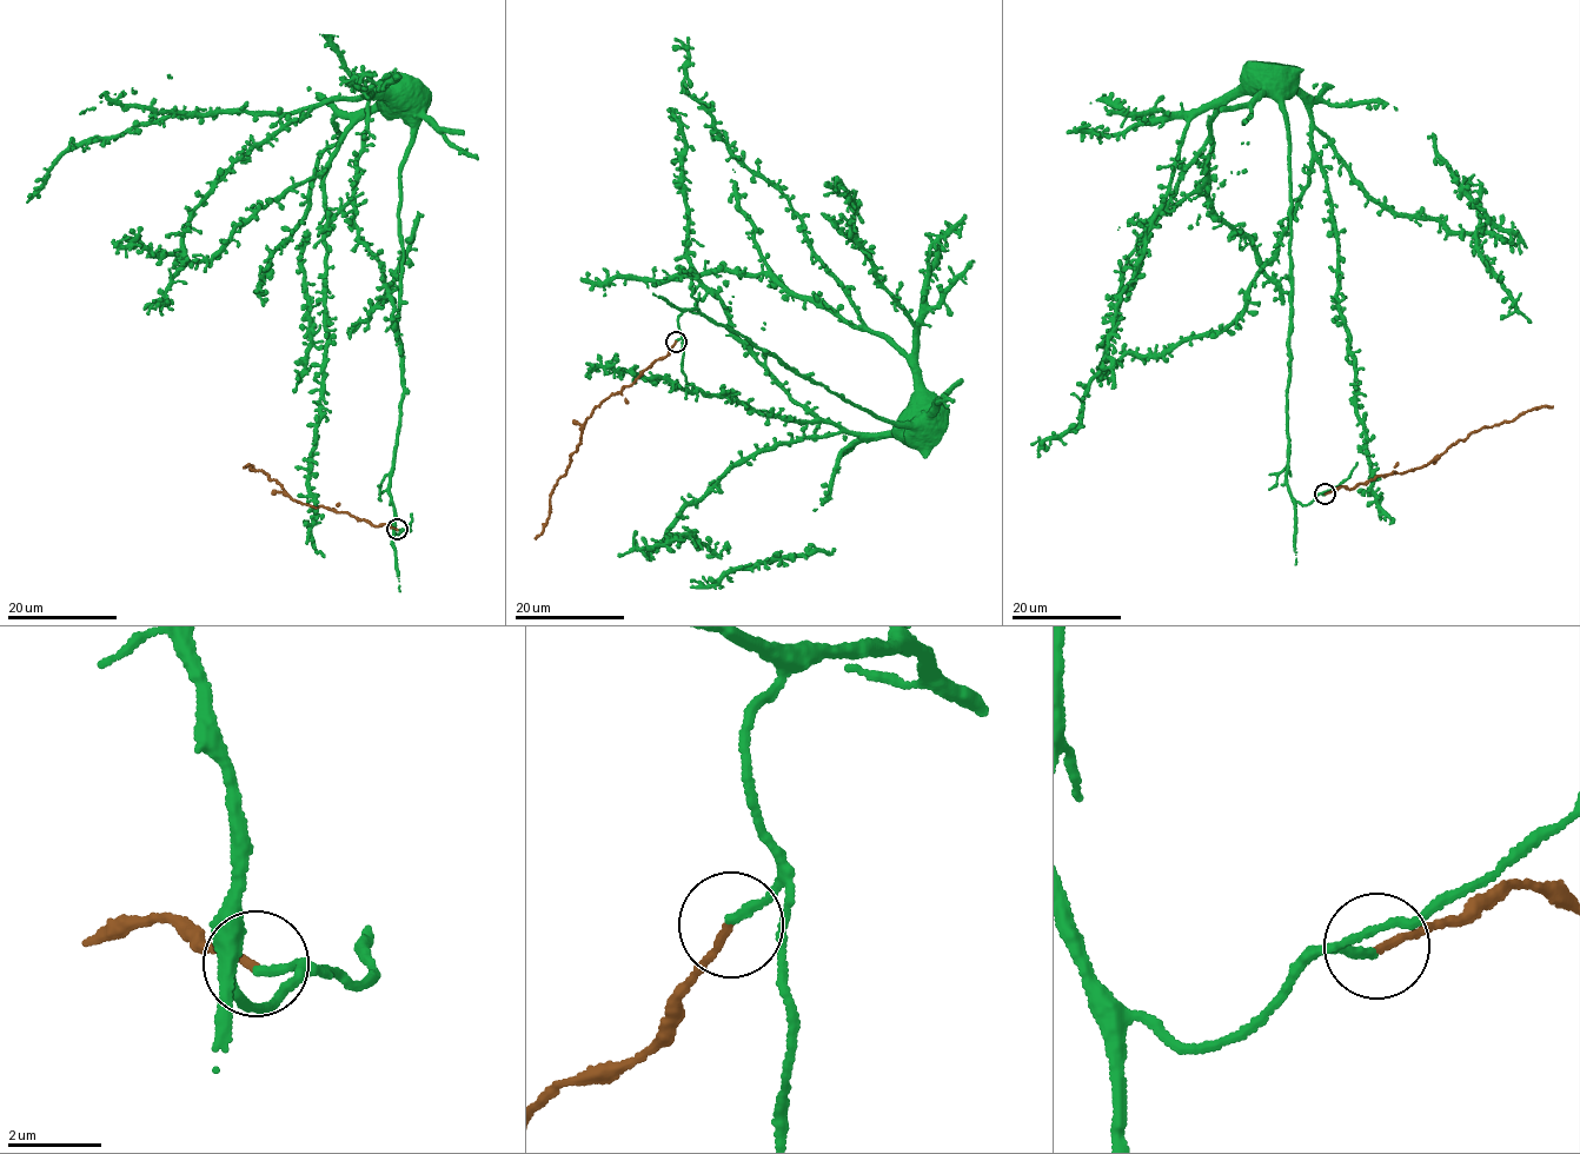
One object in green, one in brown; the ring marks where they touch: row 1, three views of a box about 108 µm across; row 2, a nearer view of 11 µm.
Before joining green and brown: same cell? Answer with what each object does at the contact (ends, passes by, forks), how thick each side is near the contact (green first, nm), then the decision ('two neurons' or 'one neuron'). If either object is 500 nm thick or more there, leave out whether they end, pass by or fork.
green ends | brown ends | 180/150 nm | one neuron

